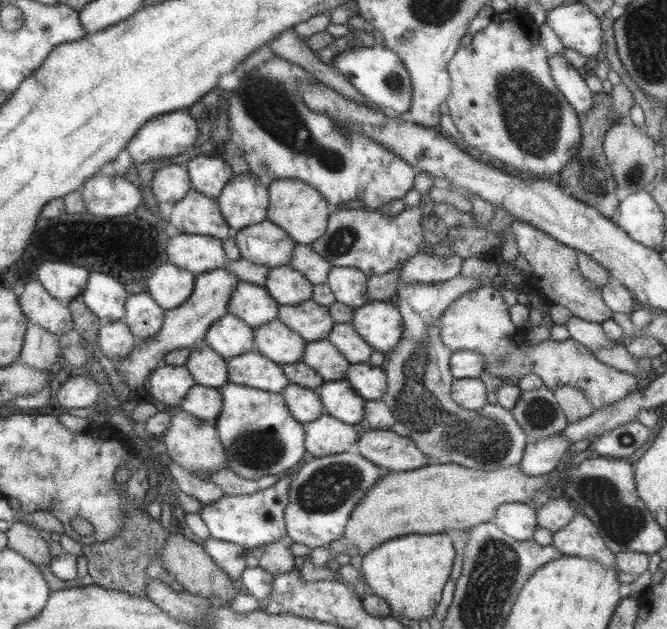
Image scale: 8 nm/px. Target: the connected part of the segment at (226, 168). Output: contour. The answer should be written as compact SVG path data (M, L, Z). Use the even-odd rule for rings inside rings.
M187 154L184 165L187 168L192 189L214 199L221 194L223 186L233 176L229 164L225 163L220 156L209 158L209 156Z

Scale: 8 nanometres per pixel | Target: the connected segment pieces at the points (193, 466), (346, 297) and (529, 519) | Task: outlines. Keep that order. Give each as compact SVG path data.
M173 408L169 428L161 436L167 457L187 472L206 472L214 477L220 468L226 468L226 454L213 422L201 420Z
M331 267L326 284L341 304L355 309L369 301L364 272L355 267Z
M503 503L495 509L491 522L515 540L529 540L537 527L536 509L527 503Z

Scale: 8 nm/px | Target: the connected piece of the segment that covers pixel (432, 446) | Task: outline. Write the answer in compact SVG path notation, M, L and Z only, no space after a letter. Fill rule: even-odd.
M458 273L455 278L437 284L403 284L399 281L395 290L402 333L383 364L386 391L382 401L392 410L396 422L410 431L408 437L428 458L429 465L455 463L471 470L499 470L518 464L529 442L511 411L497 403L487 403L480 412L470 412L461 408L451 396L453 378L449 359L452 350L440 339L440 318L450 302L481 286L485 286L481 279L464 278Z

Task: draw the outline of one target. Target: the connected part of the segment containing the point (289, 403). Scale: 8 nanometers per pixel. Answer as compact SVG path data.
M287 383L280 392L291 416L301 425L312 422L322 415L324 408L316 390Z

